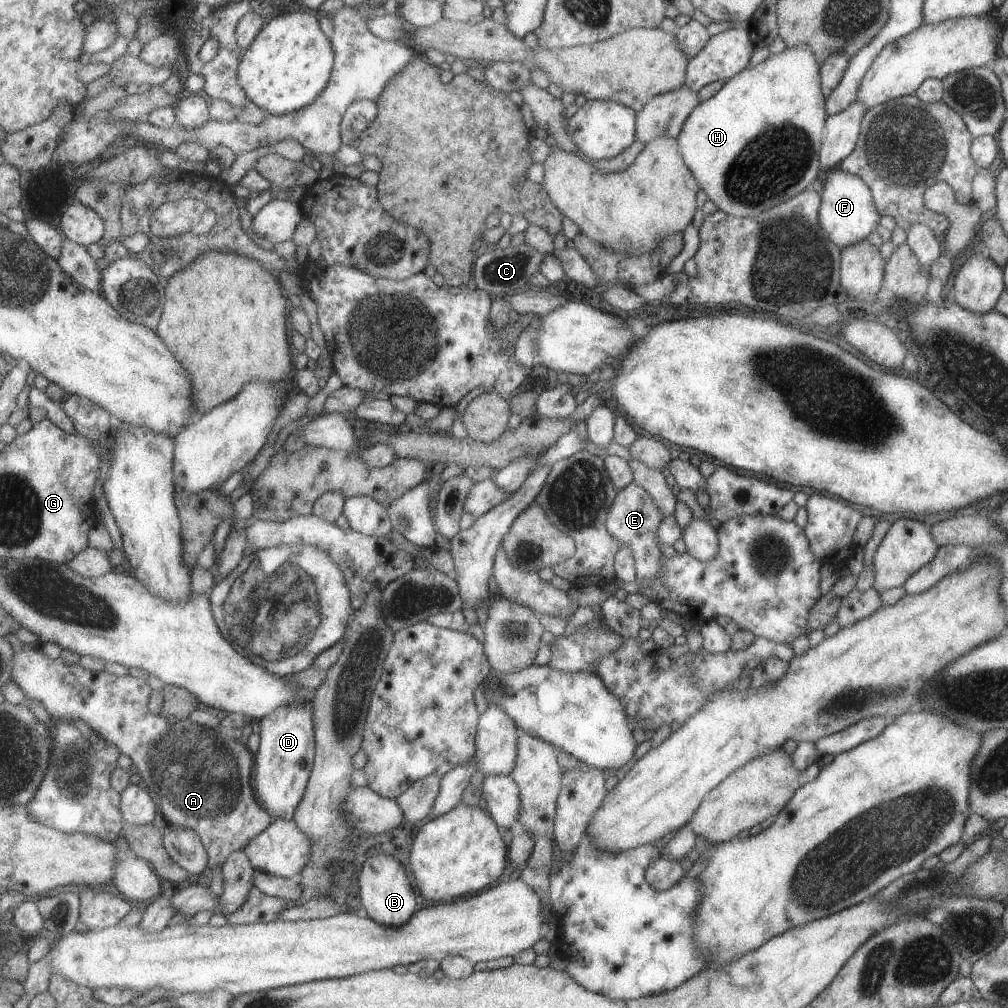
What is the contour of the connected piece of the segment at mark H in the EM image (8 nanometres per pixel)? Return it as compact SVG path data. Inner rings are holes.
M794 45L786 47L783 52L770 55L763 62L756 66L746 67L736 76L723 83L722 88L715 92L708 100L702 101L696 105L696 108L690 113L690 116L684 121L680 134L677 136L678 146L681 157L686 166L692 171L696 178L699 188L704 190L708 199L712 200L720 211L727 212L729 215L737 217L757 217L761 212L783 203L785 200L796 196L804 189L809 188L816 178L821 176L821 162L819 161L819 152L822 139L825 137L825 122L827 112L825 109L826 96L821 87L820 76L821 64L818 62L813 52L804 45Z

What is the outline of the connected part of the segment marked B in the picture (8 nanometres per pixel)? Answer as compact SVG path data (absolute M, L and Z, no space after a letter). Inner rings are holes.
M392 854L369 856L359 876L364 912L388 927L403 927L411 922L420 910L420 902L413 890L406 866Z

